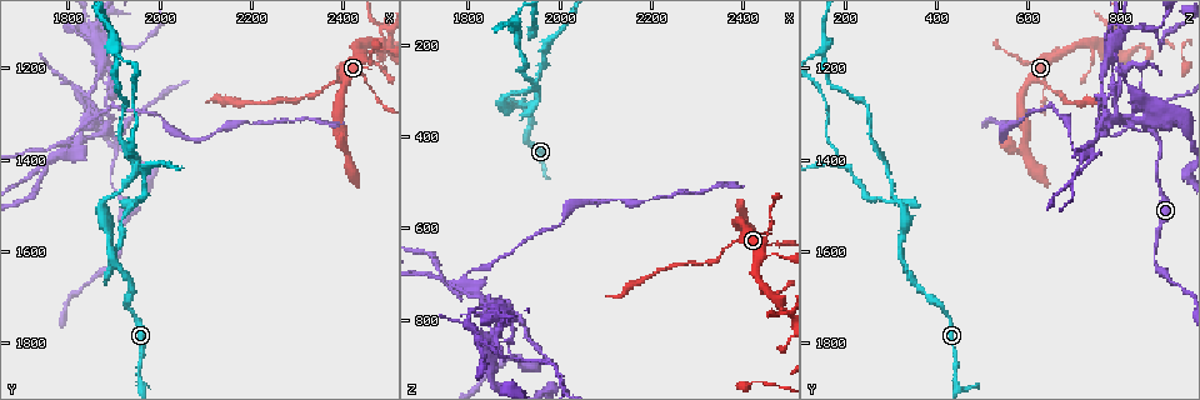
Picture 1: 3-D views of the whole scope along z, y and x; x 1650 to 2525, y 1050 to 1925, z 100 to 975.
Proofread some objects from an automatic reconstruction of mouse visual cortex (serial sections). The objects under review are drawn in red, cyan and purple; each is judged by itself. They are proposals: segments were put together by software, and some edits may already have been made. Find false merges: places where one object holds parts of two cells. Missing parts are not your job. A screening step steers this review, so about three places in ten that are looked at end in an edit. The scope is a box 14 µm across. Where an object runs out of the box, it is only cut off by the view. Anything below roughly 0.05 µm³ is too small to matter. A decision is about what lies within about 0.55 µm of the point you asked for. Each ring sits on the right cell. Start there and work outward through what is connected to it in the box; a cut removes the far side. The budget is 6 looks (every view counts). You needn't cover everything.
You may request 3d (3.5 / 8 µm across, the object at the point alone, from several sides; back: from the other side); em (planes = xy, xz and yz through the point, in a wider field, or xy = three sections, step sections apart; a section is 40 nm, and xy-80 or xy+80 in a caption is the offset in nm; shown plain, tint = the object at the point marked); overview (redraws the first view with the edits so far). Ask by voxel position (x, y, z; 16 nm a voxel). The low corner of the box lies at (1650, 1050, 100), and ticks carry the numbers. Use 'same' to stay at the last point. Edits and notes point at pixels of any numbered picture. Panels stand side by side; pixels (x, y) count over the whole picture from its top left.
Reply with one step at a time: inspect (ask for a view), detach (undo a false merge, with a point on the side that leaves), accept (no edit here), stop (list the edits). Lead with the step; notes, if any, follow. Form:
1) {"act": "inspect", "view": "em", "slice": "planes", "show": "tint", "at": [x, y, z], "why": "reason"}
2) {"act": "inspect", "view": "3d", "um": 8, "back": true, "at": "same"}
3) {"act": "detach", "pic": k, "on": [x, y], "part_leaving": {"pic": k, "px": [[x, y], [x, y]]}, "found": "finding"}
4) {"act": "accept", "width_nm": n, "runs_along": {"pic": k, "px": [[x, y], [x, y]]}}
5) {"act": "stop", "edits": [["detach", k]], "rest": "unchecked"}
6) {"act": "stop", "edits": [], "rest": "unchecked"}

{"act": "inspect", "view": "3d", "um": 8, "at": [2460, 1165, 660], "why": "small branch off a trunk"}

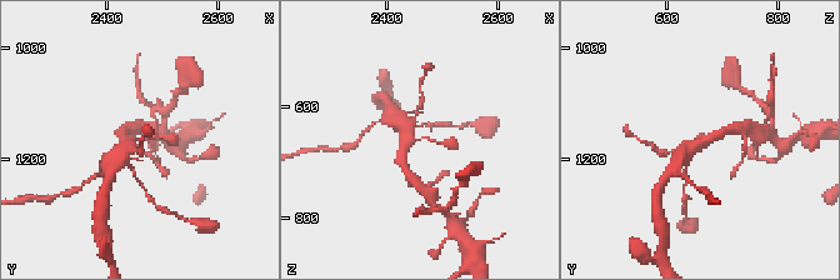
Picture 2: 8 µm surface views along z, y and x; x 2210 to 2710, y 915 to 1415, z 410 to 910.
{"act": "inspect", "view": "em", "slice": "xy", "step": 1, "show": "tint", "at": [2460, 1165, 660], "arms": 3, "arm_widths_nm": [150, 300, 450]}

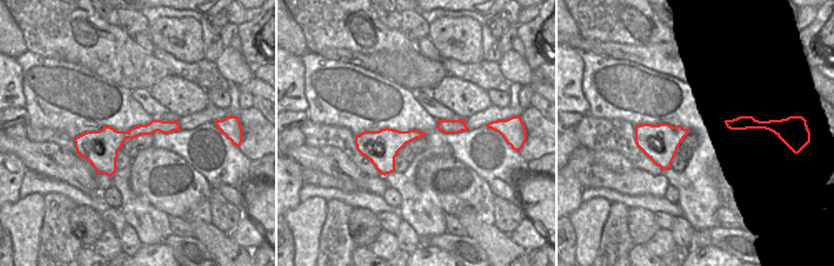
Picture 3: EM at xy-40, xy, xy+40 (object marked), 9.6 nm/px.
{"act": "accept", "width_nm": 240, "runs_along": {"pic": 2, "px": [[119, 159], [136, 138], [174, 141]]}, "found": "one cell here"}

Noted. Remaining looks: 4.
{"act": "inspect", "view": "3d", "um": 3.5, "at": [2365, 1245, 645]}

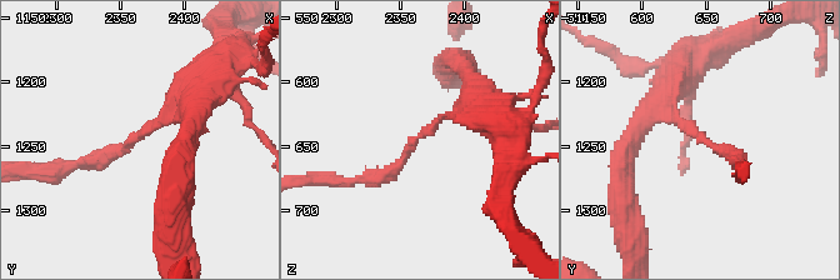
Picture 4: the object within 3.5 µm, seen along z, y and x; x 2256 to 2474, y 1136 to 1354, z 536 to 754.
{"act": "inspect", "view": "em", "slice": "planes", "show": "tint", "at": [2362, 1242, 642]}

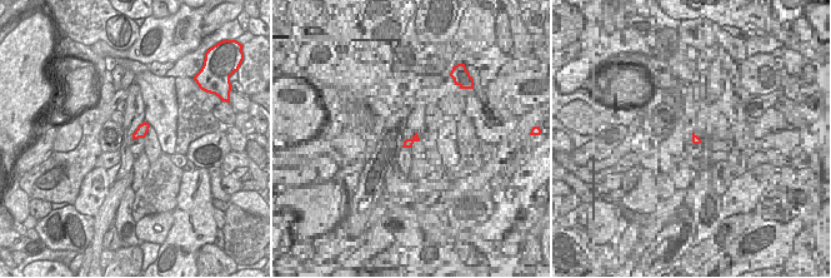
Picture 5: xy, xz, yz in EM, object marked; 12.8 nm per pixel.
{"act": "inspect", "view": "em", "slice": "xy", "step": 2, "show": "tint", "at": "same"}

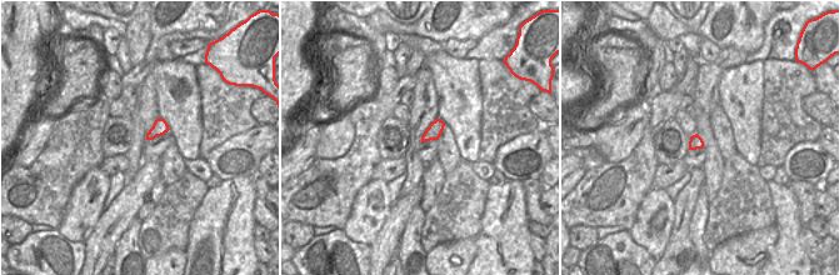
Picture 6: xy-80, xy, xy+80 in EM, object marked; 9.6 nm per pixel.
{"act": "detach", "pic": 4, "on": [411, 144], "width_nm": 140, "part_leaving": {"pic": 4, "px": [[439, 121], [385, 176], [355, 180]]}, "found": "two cells meet here"}

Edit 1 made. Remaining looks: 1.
{"act": "stop", "edits": [["detach", 4]], "rest": "unchecked"}

